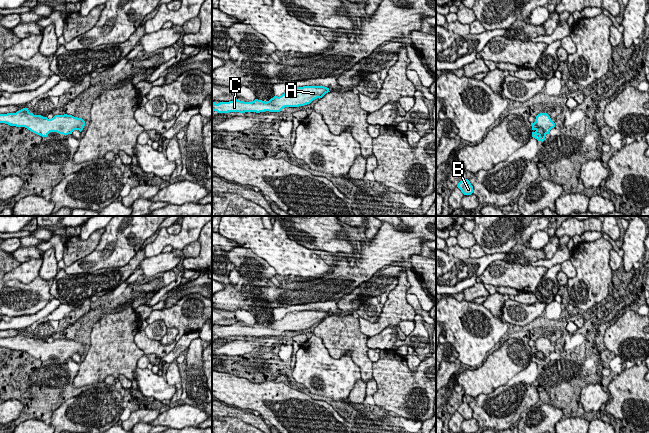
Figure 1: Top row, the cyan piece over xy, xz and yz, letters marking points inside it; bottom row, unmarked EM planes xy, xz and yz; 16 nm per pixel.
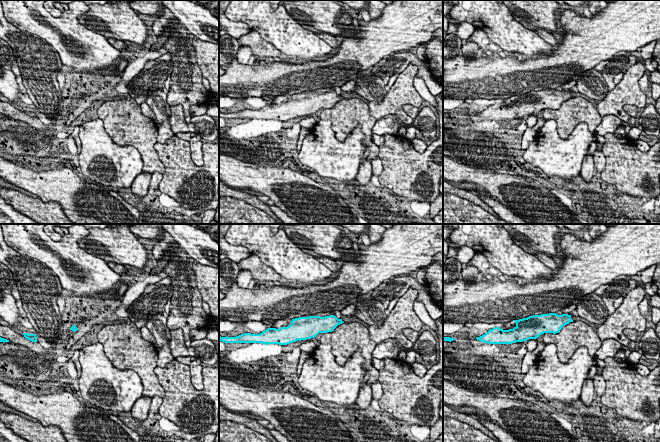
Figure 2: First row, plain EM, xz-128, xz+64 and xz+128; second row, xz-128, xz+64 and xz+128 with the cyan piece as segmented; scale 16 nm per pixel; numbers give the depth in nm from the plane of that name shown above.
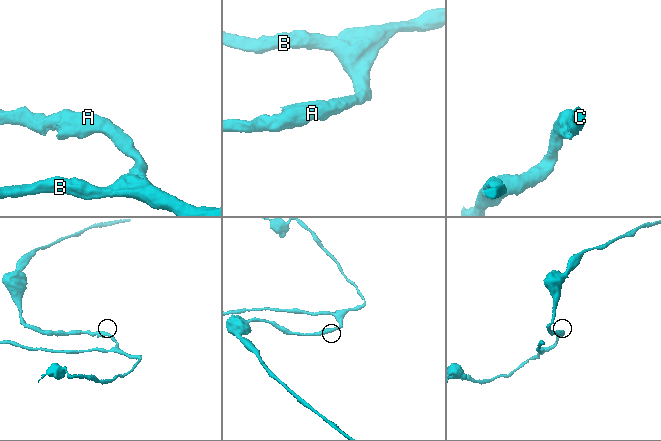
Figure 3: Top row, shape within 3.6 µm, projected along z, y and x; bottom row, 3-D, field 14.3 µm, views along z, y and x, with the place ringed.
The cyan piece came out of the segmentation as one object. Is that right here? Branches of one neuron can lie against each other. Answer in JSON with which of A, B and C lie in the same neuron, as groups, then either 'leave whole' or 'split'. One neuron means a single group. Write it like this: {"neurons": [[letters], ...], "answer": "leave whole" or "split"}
{"neurons": [["A", "B", "C"]], "answer": "leave whole"}

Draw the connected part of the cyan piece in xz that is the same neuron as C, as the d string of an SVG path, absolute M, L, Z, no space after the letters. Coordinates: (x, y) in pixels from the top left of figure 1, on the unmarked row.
M322 309L290 311L281 320L274 320L267 326L258 323L252 326L244 326L237 323L218 328L212 326L212 335L217 335L218 337L280 336L285 331L299 331L310 328L313 324L322 322L328 316L330 316L329 312Z

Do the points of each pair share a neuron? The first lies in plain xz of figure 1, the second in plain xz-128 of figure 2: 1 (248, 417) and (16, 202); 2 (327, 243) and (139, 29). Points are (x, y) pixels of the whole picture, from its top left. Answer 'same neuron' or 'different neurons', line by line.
1: same neuron
2: same neuron

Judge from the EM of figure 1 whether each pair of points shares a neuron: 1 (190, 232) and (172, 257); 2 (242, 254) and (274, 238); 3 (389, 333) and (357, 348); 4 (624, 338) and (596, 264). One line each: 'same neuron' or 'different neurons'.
1: different neurons
2: different neurons
3: different neurons
4: different neurons

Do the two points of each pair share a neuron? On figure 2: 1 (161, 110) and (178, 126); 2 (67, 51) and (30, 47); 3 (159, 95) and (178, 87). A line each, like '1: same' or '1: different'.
1: different
2: different
3: different

